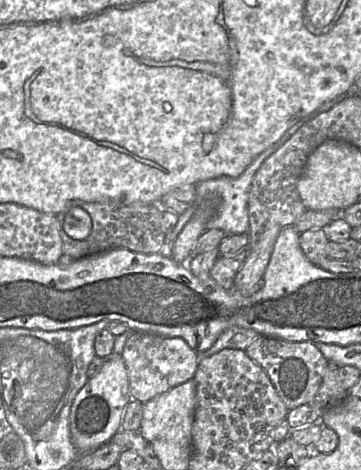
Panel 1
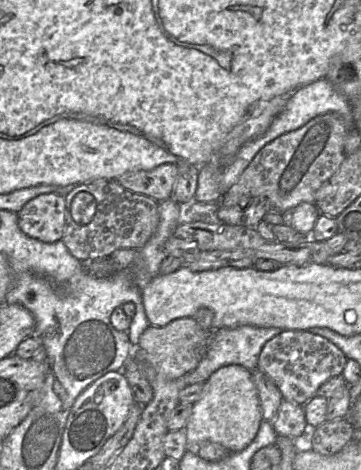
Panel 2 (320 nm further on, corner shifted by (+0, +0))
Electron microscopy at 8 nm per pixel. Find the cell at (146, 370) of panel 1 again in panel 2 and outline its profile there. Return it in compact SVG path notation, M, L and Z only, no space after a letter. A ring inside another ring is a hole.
M180 318L164 327L149 325L141 334L134 356L139 363L150 364L167 379L178 379L194 371L205 356L210 334L203 330L193 318Z

